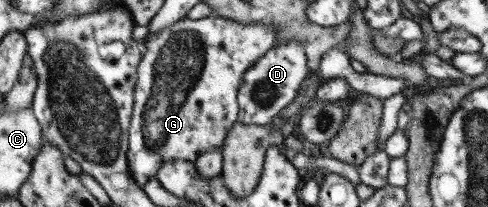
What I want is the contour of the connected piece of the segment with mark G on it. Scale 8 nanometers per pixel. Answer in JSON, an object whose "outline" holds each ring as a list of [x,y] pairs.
{"outline":[[[213,16],[198,20],[178,19],[174,24],[164,27],[159,33],[154,33],[151,37],[147,38],[143,57],[137,68],[137,83],[135,86],[135,95],[133,96],[133,111],[129,124],[129,147],[127,152],[128,166],[132,176],[139,184],[138,188],[142,189],[146,181],[155,176],[163,162],[178,159],[196,162],[199,155],[203,152],[221,148],[228,131],[238,121],[239,104],[237,103],[237,92],[239,91],[240,79],[244,72],[250,68],[250,65],[258,60],[258,57],[266,54],[273,47],[278,33],[279,30],[272,25],[260,23],[244,24],[224,17],[217,18]]]}

